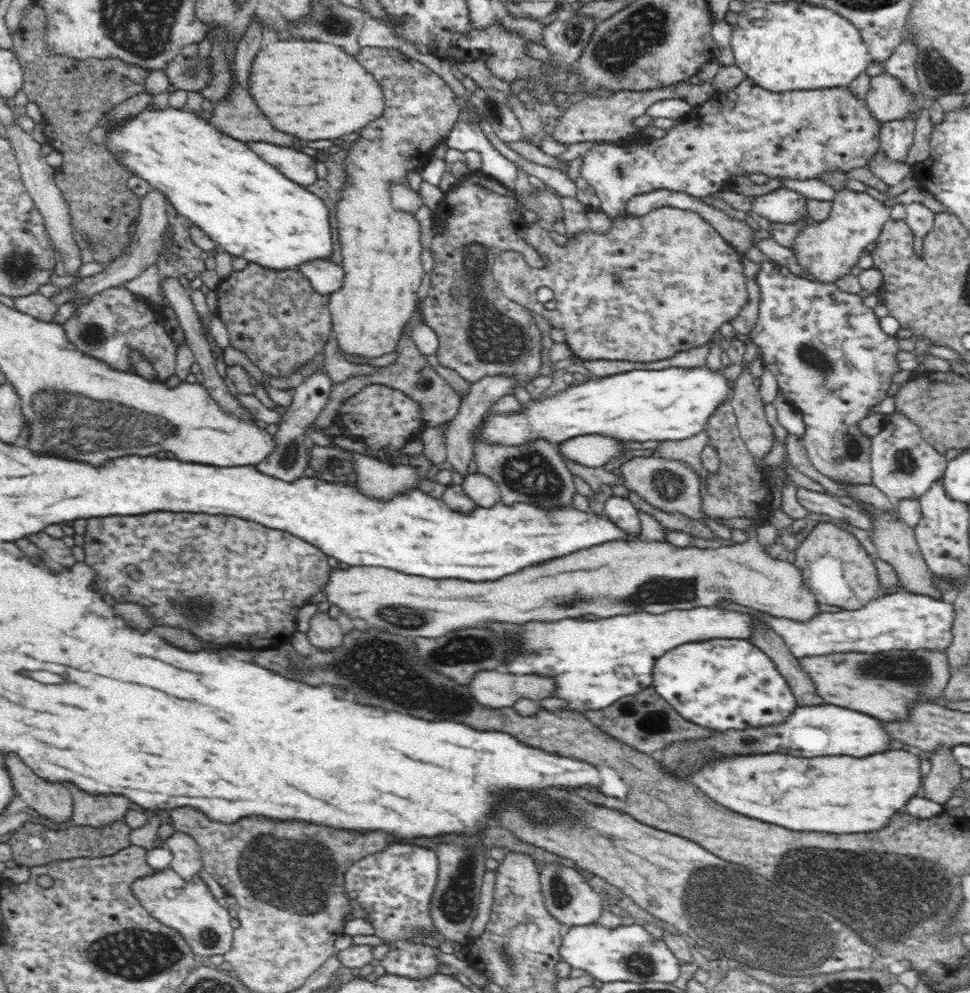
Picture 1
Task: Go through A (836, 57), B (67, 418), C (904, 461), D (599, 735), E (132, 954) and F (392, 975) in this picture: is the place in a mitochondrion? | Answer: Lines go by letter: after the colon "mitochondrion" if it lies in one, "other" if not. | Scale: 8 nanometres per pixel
A: other
B: mitochondrion
C: mitochondrion
D: other
E: mitochondrion
F: other

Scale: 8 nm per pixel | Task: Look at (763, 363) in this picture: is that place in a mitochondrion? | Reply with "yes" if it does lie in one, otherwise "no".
no

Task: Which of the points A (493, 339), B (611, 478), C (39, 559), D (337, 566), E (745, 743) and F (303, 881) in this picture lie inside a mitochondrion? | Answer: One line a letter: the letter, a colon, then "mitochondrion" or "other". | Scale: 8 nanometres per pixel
A: mitochondrion
B: other
C: other
D: other
E: mitochondrion
F: mitochondrion

